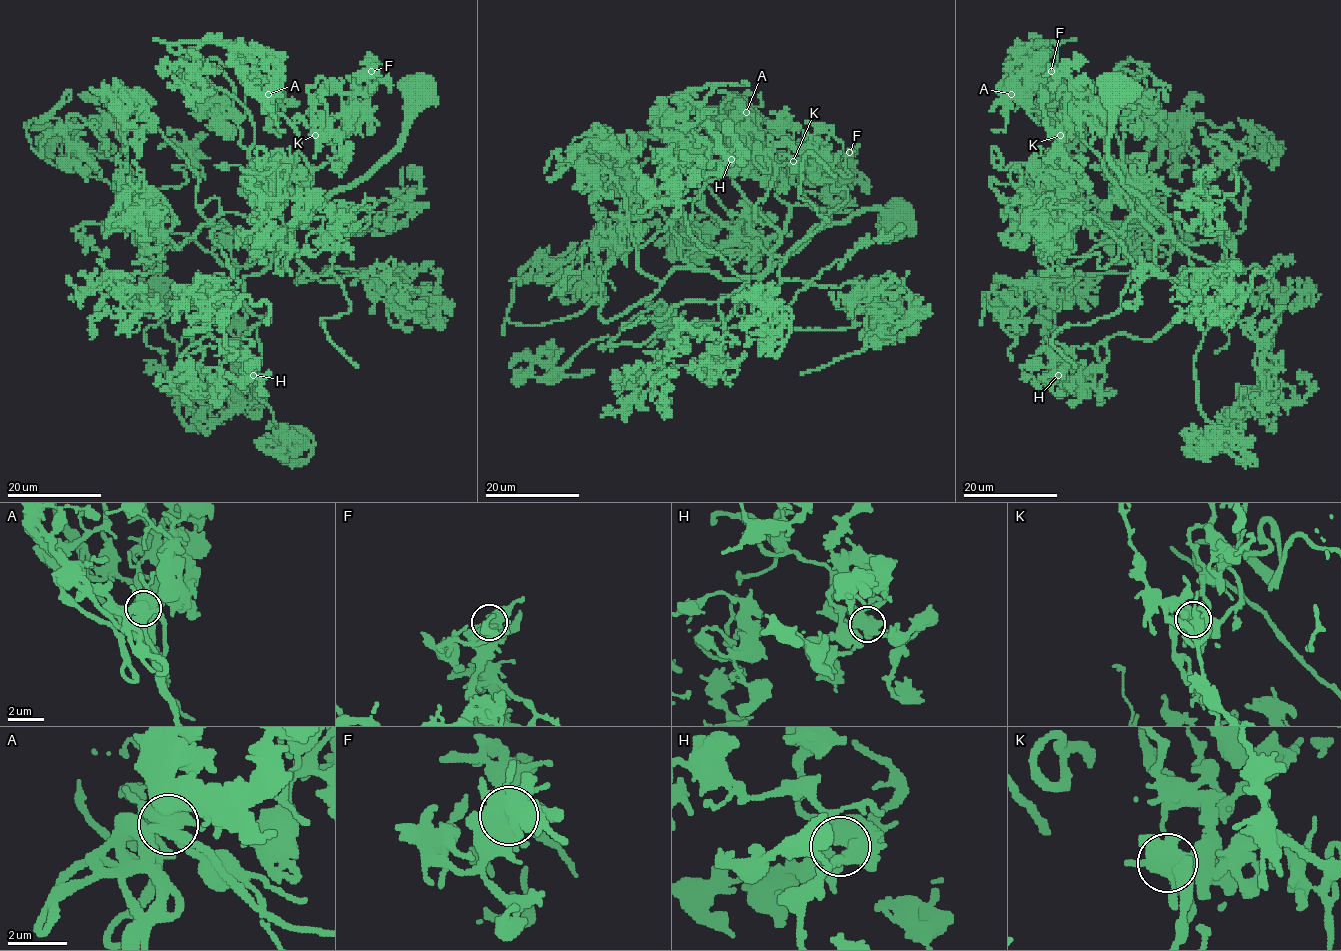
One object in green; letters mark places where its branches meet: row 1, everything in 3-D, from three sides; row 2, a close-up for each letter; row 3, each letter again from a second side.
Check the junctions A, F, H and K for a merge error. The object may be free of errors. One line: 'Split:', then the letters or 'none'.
Split: none

